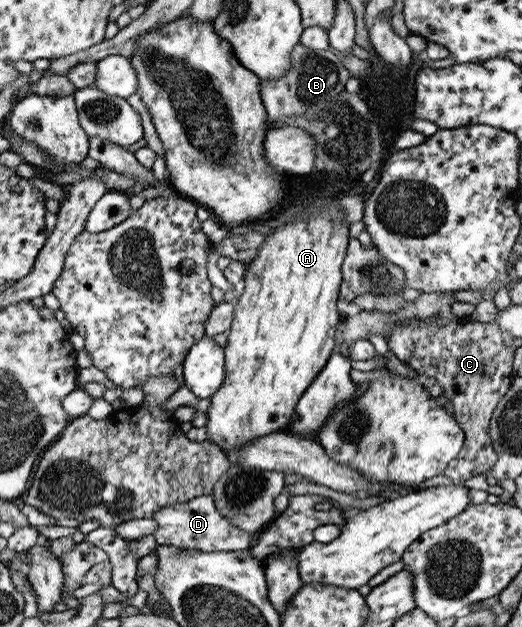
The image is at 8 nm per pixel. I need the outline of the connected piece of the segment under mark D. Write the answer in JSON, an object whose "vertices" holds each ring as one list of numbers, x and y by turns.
{"vertices":[[203,495,181,504,176,502,158,510,153,519,158,522,154,537,157,545,198,548,205,552,249,550,256,542,258,533,249,533,233,526,216,511,212,495]]}

